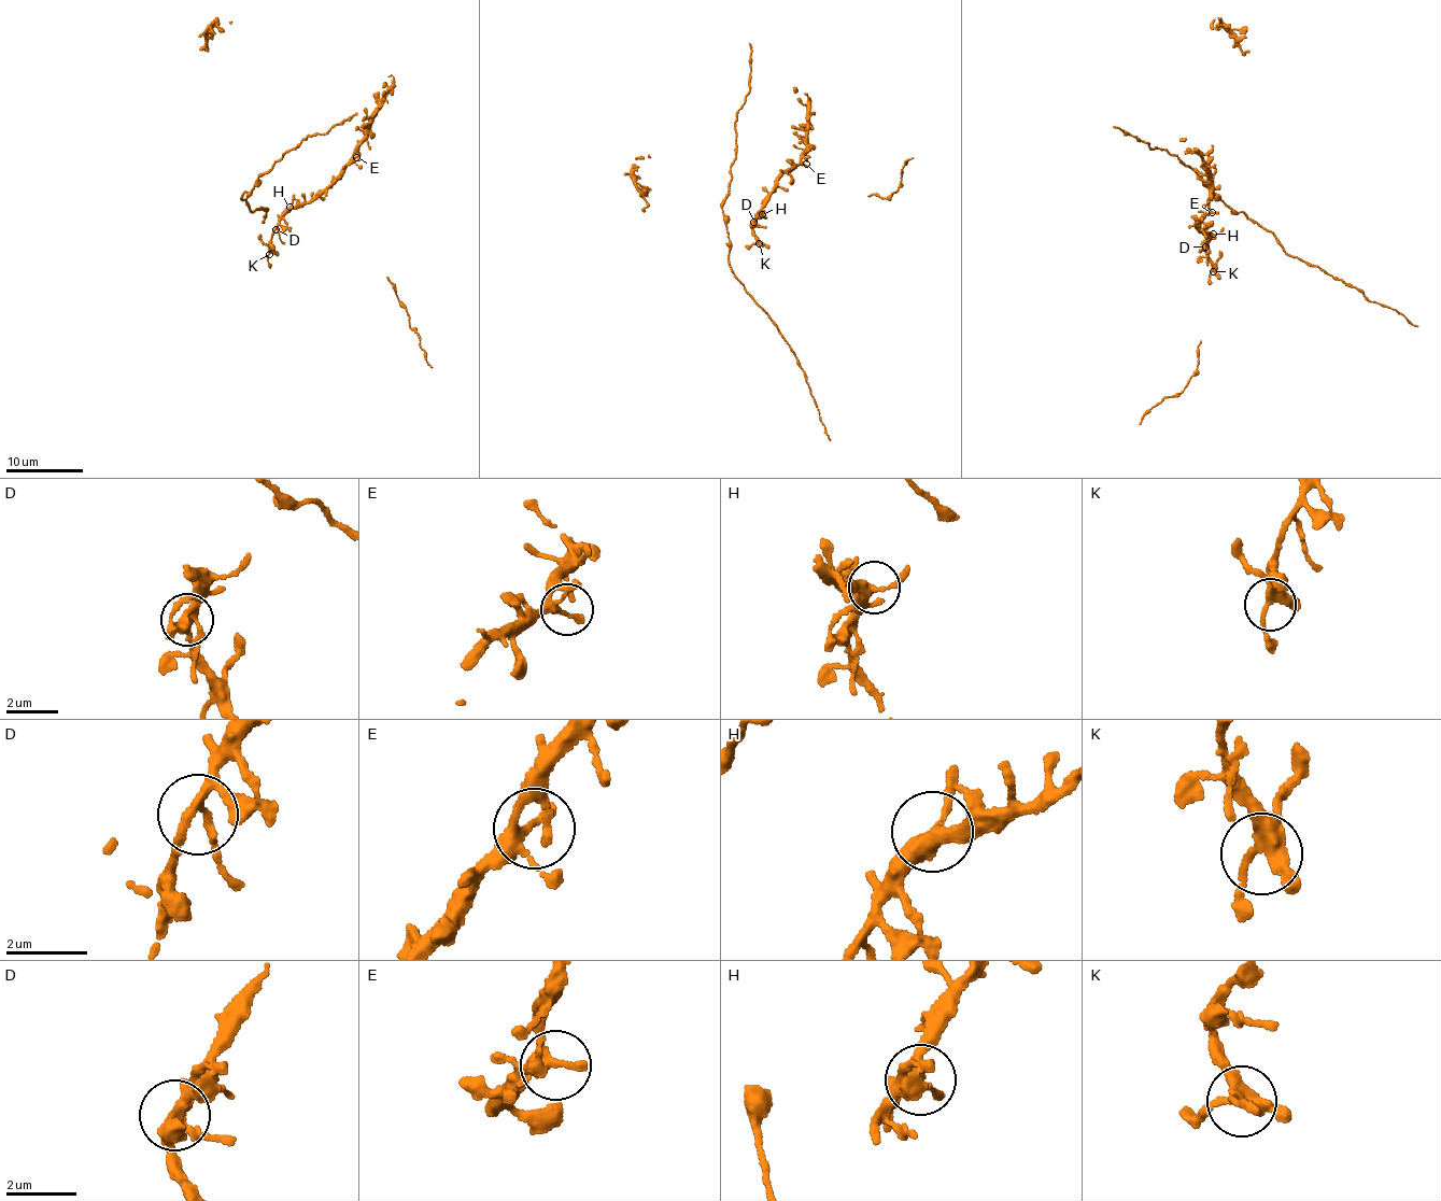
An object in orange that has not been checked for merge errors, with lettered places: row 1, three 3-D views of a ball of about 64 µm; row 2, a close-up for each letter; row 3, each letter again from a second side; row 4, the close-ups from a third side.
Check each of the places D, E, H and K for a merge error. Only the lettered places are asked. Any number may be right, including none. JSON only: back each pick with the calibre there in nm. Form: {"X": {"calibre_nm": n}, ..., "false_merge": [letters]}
{"false_merge": []}

